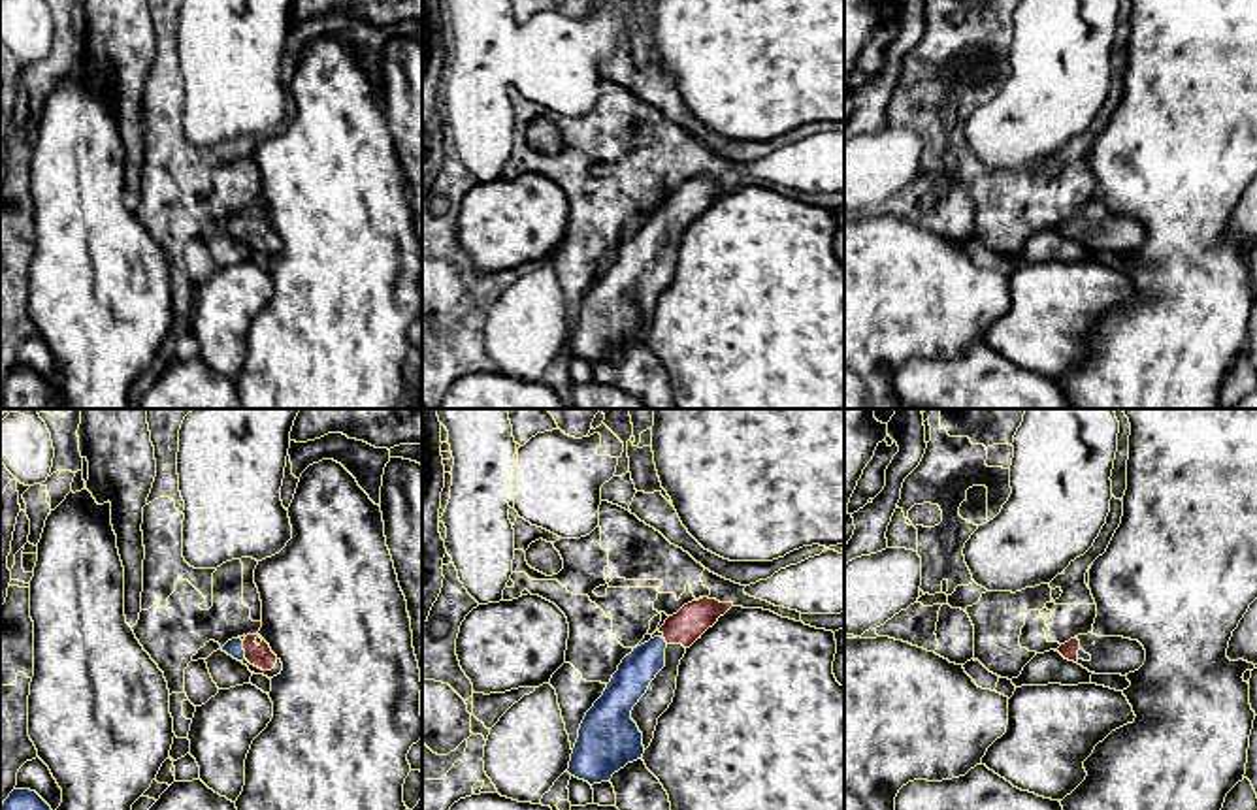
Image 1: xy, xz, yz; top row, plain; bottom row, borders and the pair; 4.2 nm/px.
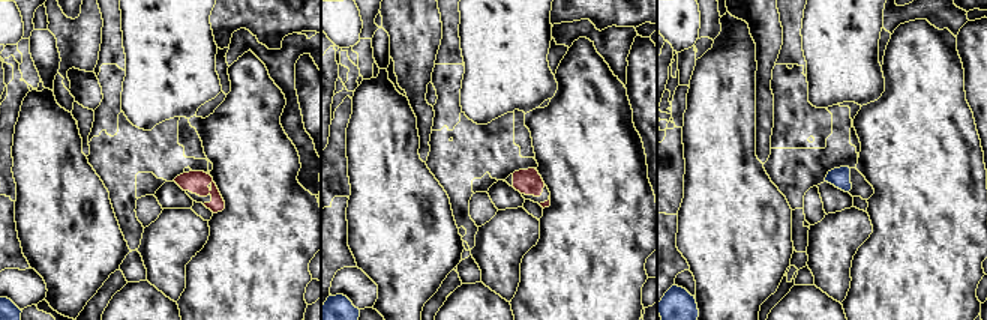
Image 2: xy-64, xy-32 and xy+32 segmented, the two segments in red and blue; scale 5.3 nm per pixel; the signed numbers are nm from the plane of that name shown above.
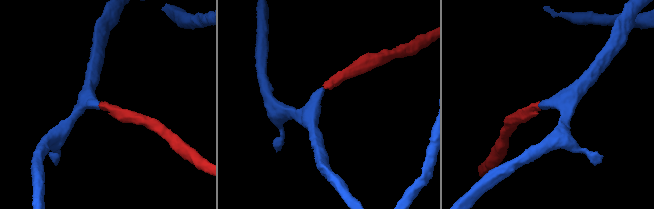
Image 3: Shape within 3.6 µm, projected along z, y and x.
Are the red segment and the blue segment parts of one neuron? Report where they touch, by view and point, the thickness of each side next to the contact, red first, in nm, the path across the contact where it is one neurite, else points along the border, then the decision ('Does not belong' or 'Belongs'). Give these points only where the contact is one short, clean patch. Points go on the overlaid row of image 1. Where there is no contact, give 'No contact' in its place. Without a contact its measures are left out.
Touches red at xy (244, 648). Thickness 100 nm (red) against 70 nm. Path across: xy (261, 656), (244, 648), (234, 647). Belongs

